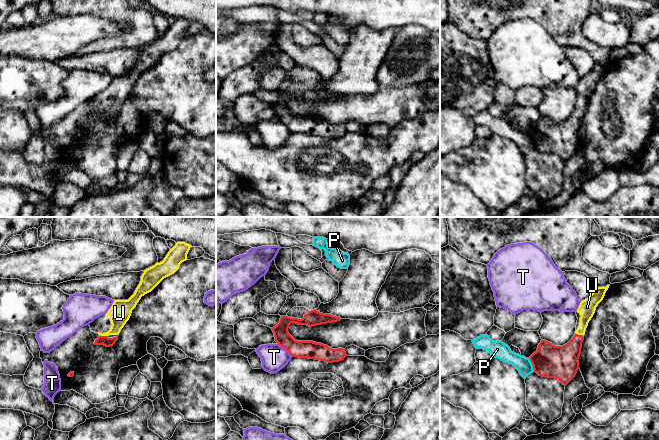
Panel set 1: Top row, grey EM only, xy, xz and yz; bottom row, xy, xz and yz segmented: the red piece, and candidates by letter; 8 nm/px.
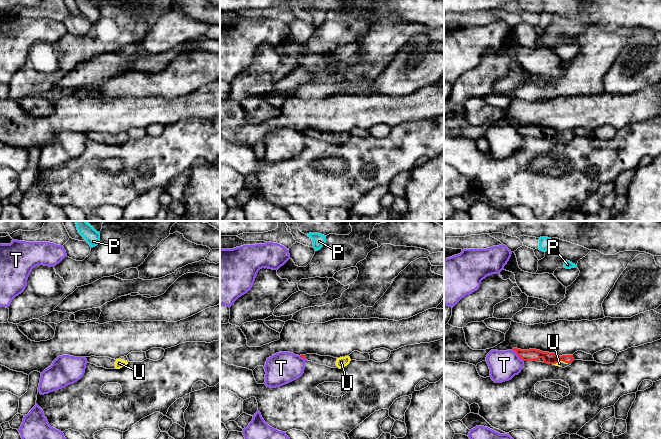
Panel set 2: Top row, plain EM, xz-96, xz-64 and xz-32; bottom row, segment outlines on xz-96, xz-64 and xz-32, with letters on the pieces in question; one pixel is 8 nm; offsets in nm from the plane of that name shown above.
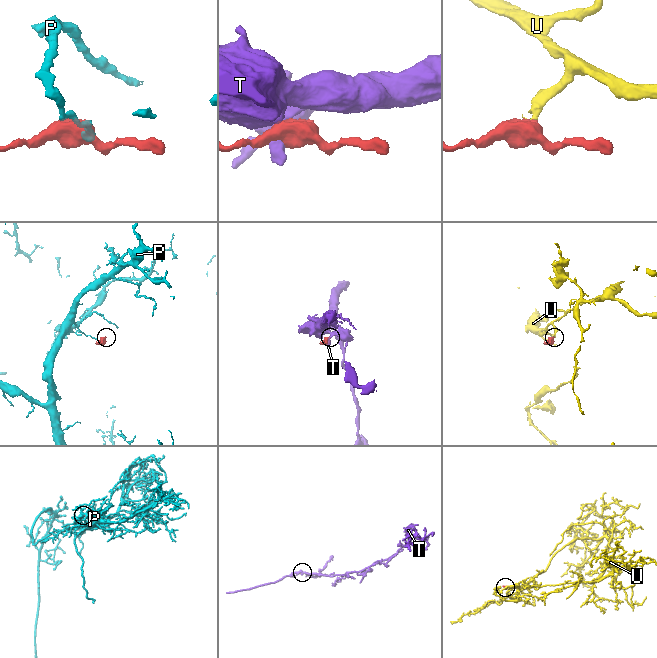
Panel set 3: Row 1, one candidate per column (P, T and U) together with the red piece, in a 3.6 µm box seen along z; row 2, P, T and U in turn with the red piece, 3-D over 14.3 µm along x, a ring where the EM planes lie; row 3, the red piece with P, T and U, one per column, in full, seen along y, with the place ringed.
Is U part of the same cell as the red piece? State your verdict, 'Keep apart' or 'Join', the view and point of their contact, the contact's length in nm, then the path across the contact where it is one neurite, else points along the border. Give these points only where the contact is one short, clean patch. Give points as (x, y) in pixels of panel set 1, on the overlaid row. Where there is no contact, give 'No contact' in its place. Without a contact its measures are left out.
Join. Touches red at xy (104, 336). Shared border 60 nm

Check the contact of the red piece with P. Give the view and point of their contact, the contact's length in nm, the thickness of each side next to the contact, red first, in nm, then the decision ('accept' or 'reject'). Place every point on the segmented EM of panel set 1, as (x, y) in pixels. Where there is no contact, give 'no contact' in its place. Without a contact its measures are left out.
contact yz (532, 364); length 120 nm; calibres 280 and 120 nm; reject

